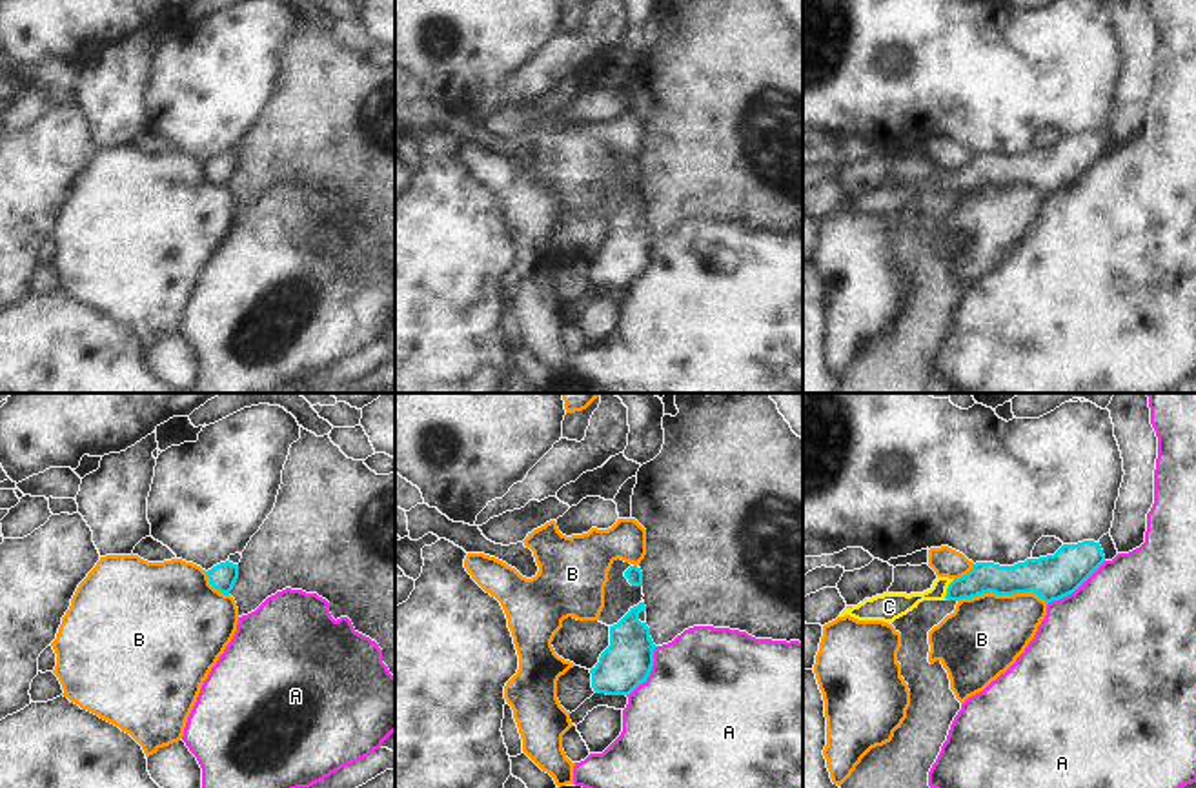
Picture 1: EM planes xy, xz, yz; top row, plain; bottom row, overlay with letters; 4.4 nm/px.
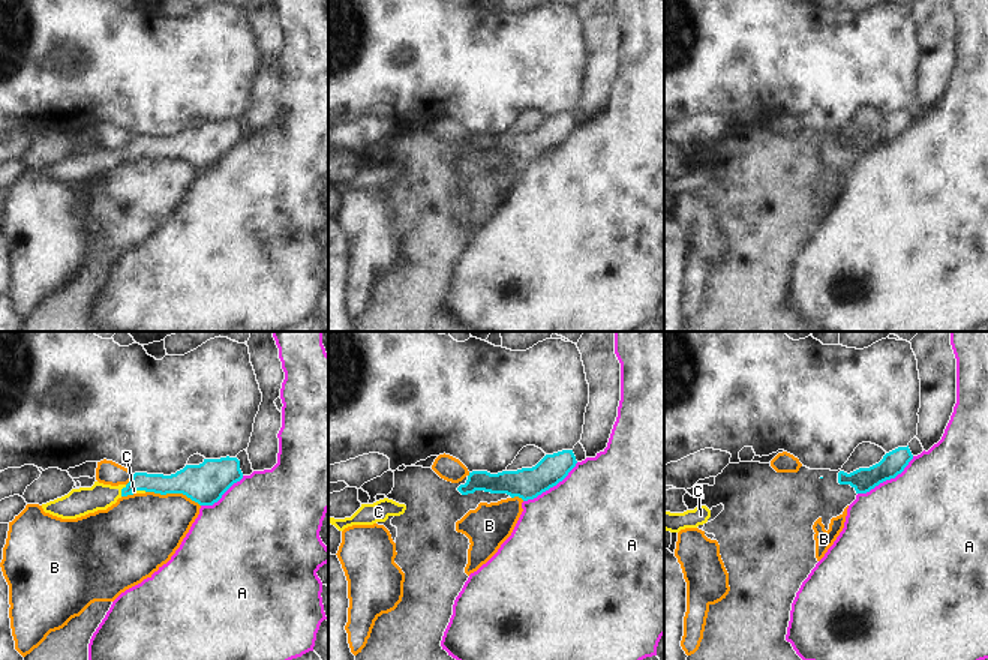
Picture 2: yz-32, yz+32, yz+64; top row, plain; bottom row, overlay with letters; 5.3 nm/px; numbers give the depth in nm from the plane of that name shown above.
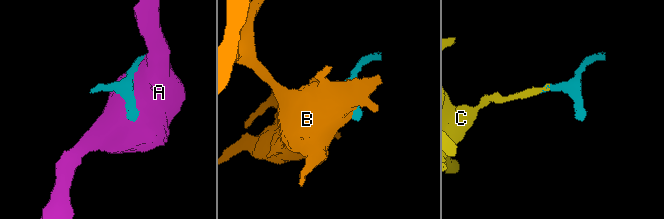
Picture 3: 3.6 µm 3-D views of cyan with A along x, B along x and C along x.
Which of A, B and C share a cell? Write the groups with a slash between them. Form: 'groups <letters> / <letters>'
groups A / B / C

